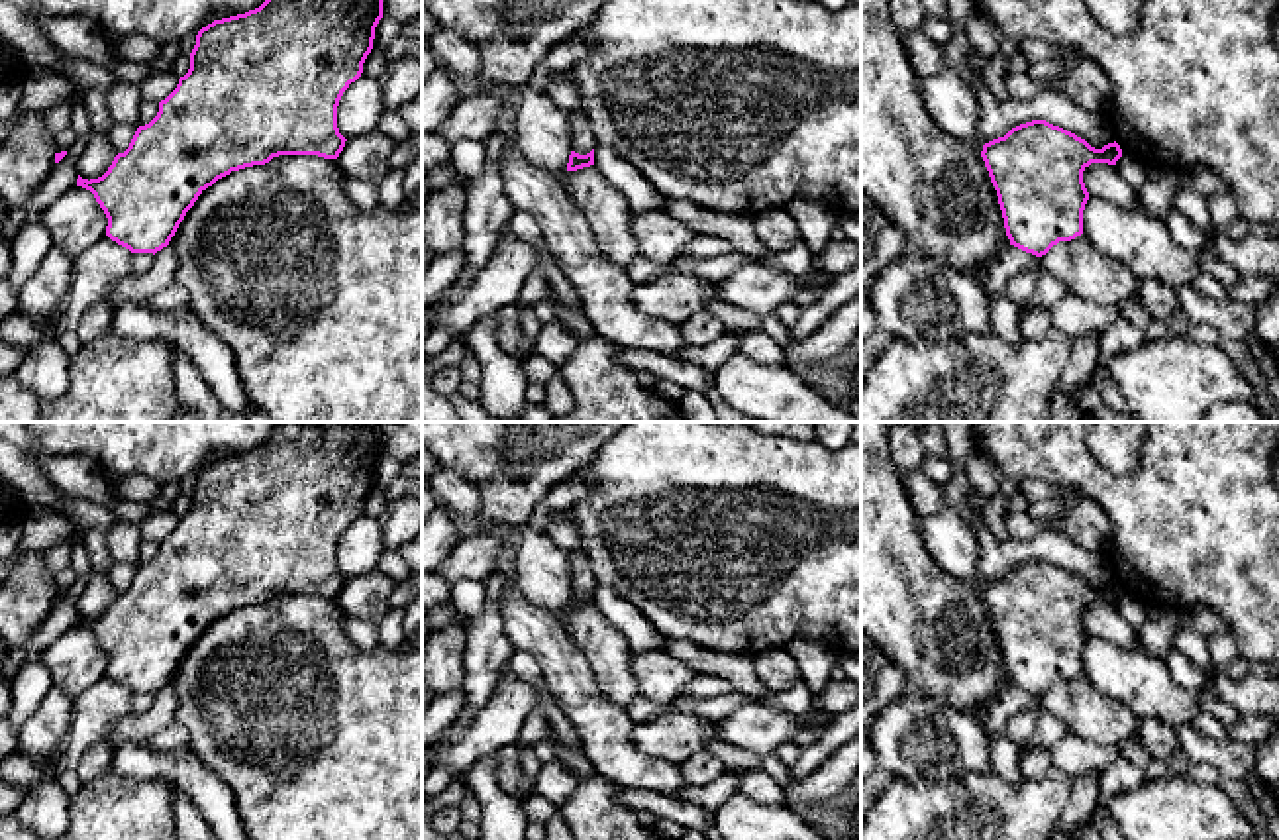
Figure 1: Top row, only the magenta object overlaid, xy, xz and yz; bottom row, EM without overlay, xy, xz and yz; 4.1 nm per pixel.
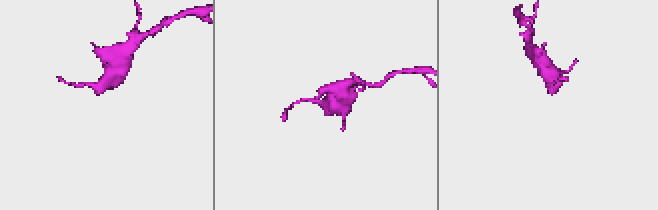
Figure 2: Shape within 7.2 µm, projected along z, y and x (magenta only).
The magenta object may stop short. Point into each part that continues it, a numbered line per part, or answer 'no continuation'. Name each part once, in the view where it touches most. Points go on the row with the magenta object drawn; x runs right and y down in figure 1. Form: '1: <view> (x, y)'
no continuation

